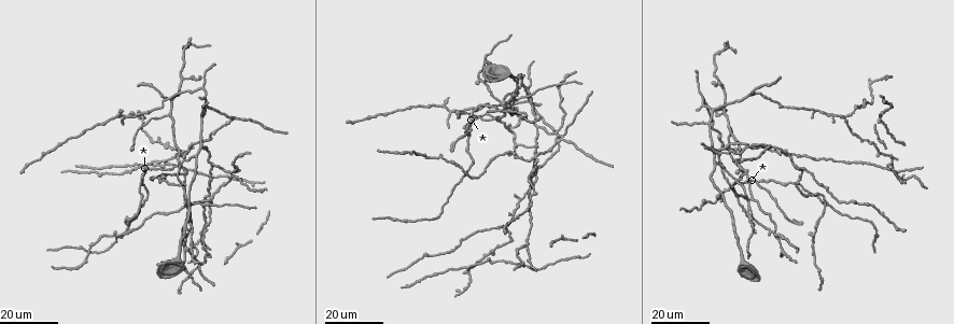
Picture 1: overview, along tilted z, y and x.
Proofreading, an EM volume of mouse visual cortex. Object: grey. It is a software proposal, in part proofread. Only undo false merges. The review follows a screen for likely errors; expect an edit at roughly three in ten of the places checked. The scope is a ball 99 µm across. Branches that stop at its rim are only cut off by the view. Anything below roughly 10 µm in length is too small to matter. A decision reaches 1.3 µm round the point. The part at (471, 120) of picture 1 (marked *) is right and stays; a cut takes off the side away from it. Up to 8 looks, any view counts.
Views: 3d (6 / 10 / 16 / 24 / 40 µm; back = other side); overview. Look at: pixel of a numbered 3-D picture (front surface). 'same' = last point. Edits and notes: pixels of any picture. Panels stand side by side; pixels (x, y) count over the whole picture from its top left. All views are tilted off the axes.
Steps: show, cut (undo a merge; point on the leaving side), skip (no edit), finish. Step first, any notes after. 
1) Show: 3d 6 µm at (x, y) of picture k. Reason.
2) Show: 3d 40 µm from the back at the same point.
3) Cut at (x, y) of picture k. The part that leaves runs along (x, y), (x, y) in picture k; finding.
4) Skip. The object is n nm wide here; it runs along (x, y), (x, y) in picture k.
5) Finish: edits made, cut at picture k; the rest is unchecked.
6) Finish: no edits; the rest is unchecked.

Show: 3d 24 µm at (183, 173) of picture 1. Thin arm on a thick one.

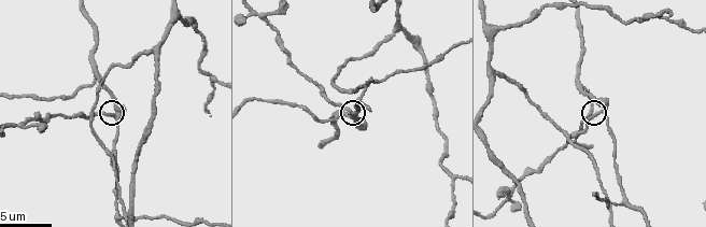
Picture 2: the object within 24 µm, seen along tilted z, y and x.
Show: 3d 6 µm at (115, 117) of picture 2.

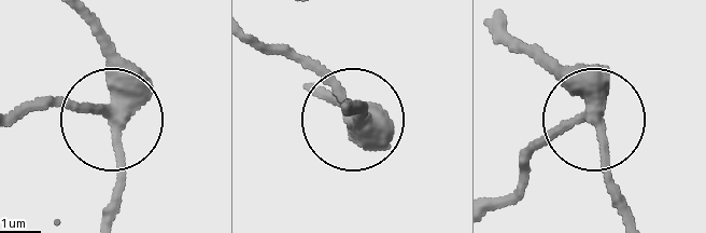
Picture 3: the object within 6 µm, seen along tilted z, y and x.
Skip. The object is 330 nm wide here; it runs along (506, 38), (588, 114), (526, 154) in picture 3; all the same neuron.

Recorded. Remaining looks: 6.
Show: 3d 24 µm at (232, 172) of picture 1. Thin arm on a thick one.

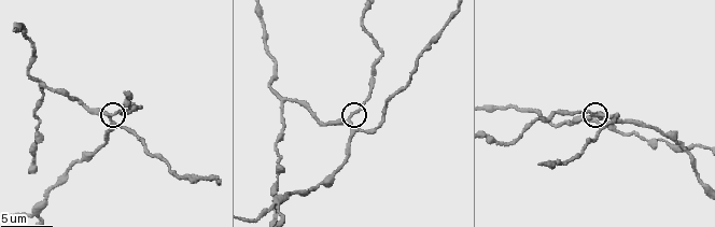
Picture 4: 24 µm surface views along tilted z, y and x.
Show: 3d 6 µm at (107, 115) of picture 4.

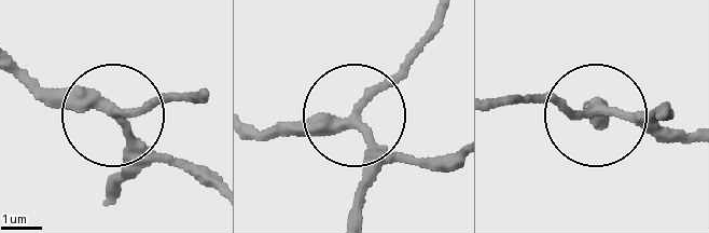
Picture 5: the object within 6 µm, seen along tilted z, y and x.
Skip. It runs along (13, 71), (115, 113), (184, 97) in picture 5; one neuron here.

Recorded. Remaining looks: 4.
Show: 3d 6 µm at (272, 207) of picture 4. Small branch off a trunk.

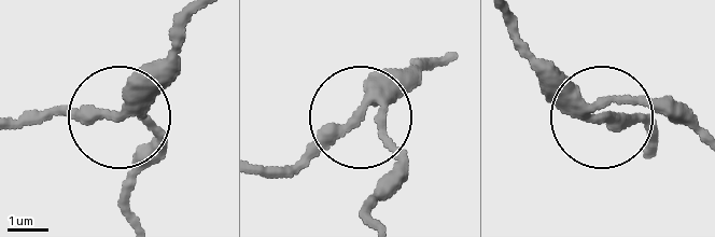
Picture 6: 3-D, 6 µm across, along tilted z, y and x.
Show: 3d 6 µm from the back at (366, 115) of picture 6.

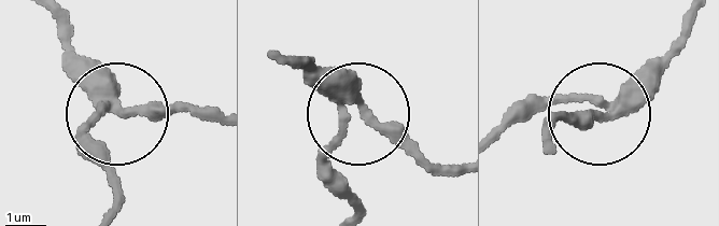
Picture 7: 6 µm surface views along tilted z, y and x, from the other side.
Skip. The object is 270 nm wide here; one neuron here.

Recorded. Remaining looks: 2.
Show: 3d 10 µm at (126, 217) of picture 2. Four arms meet.

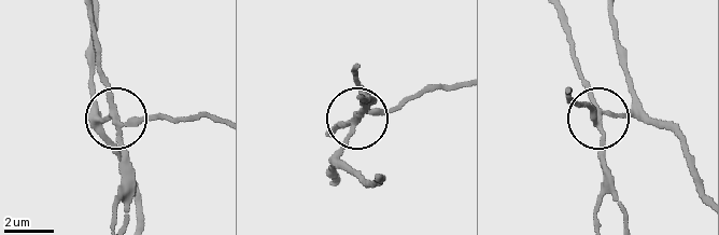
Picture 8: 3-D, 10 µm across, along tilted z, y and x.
Show: 3d 10 µm from the back at (599, 117) of picture 8.

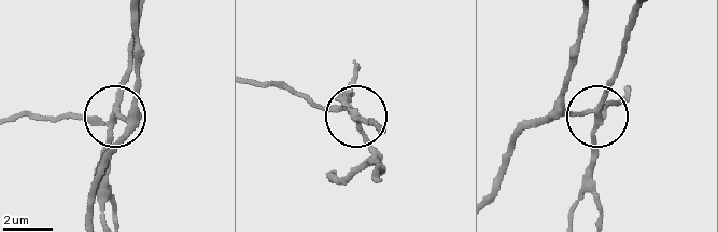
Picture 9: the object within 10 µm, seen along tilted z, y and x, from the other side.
Cut at (592, 145) of picture 9. The object is 190 nm wide here; the part that leaves runs along (596, 111), (629, 17) in picture 9; two neurons meet here.

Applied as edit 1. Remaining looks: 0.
Finish: edits made, cut at picture 9; the rest is unchecked.

